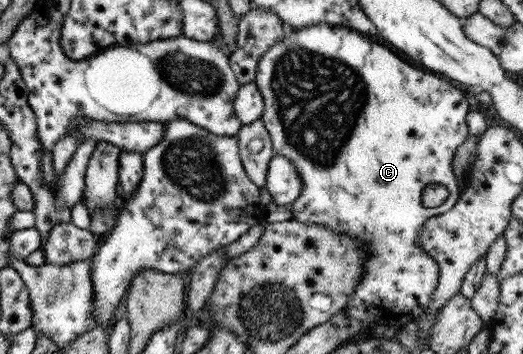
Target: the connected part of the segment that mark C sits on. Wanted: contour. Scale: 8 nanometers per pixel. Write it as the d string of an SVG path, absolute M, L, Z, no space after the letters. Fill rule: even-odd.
M325 23L313 24L313 26L307 26L301 30L293 29L289 37L275 42L259 58L255 84L259 87L264 99L264 113L261 119L270 134L273 152L275 155L289 158L295 164L295 168L301 176L301 182L303 182L301 195L292 204L292 218L303 224L321 224L321 228L333 228L335 232L341 232L341 236L353 236L353 238L361 240L361 244L367 252L363 275L361 275L359 283L355 285L350 302L341 312L344 312L349 319L354 319L359 323L368 323L373 327L378 325L382 318L391 319L395 324L403 324L403 328L417 321L429 309L440 276L438 262L417 246L419 231L429 217L445 214L459 200L461 190L458 187L455 172L453 172L453 159L457 147L461 146L469 135L466 118L470 106L465 94L461 92L458 85L410 62L398 52L377 42L375 37L361 34L361 32L345 28L345 26L331 26ZM427 184L443 184L449 190L449 198L435 210L425 210L421 204L421 196L423 196L423 190Z

